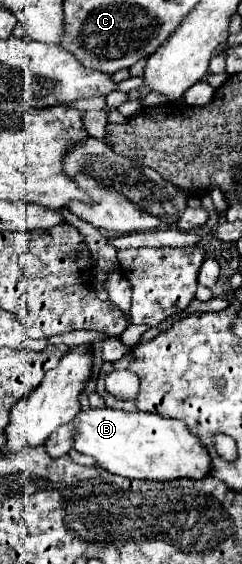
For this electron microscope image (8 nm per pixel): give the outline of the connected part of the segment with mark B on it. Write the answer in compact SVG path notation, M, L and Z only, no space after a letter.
M81 409L77 421L73 421L73 449L85 453L97 461L97 467L111 471L113 475L121 475L127 479L151 479L151 481L171 481L179 477L203 479L209 475L209 457L205 447L199 443L189 429L175 419L161 417L149 411L123 411L123 409Z

